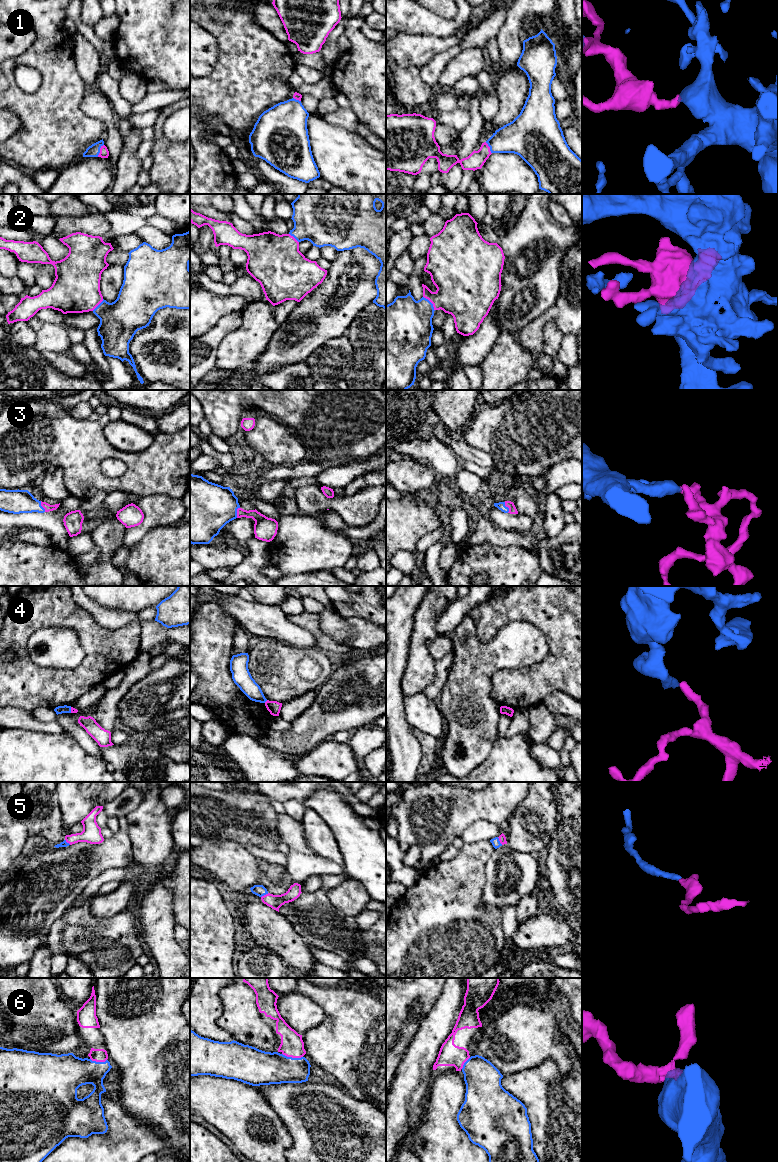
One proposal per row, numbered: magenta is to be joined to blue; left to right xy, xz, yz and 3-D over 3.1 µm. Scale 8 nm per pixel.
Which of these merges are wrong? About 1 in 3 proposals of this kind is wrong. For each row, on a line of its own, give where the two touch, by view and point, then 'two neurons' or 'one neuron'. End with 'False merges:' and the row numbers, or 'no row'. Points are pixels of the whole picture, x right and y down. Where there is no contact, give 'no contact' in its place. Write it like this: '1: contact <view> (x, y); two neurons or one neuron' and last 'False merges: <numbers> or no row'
1: contact xy (99, 150); one neuron
2: contact yz (431, 303); one neuron
3: contact yz (507, 507); one neuron
4: contact xz (265, 701); two neurons
5: contact yz (499, 841); one neuron
6: contact xz (291, 1057); one neuron
False merges: 4

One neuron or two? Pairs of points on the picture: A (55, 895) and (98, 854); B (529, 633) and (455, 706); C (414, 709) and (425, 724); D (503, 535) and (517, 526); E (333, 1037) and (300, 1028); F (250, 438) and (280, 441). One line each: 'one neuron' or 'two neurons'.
A: one neuron
B: one neuron
C: one neuron
D: two neurons
E: two neurons
F: one neuron

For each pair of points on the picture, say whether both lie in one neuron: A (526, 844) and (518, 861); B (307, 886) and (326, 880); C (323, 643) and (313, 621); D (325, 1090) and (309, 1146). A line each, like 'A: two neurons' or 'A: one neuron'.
A: two neurons
B: one neuron
C: one neuron
D: one neuron

